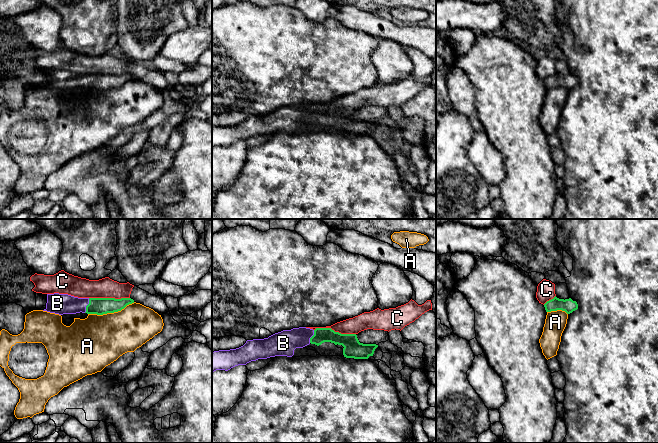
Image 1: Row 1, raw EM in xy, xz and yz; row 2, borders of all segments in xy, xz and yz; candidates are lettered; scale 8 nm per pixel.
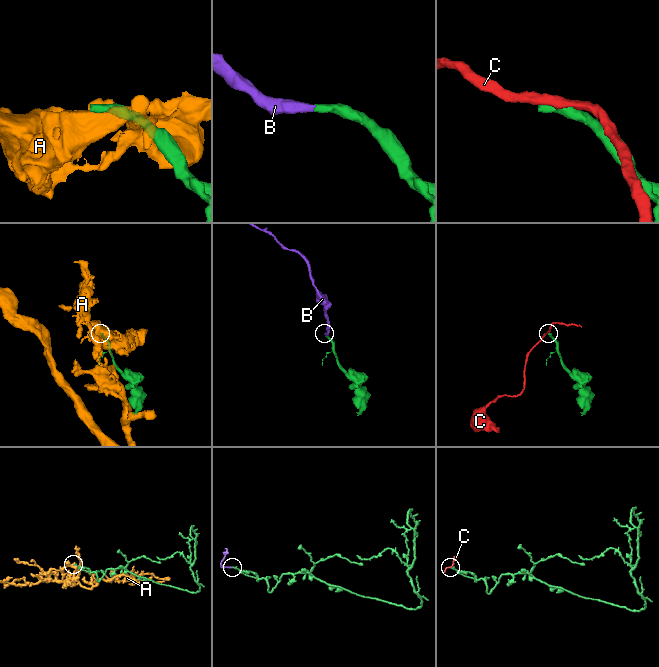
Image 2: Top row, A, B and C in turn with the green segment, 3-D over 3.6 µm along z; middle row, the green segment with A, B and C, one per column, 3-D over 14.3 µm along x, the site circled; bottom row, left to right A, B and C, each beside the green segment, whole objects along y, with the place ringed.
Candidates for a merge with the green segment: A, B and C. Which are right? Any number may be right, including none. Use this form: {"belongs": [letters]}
{"belongs": ["B"]}

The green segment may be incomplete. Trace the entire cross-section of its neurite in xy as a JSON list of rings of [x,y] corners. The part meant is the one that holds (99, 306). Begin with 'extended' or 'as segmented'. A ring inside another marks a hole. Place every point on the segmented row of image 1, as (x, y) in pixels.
extended | [[[47,294],[46,308],[43,311],[63,314],[87,313],[103,315],[121,311],[134,303],[131,298],[78,298],[68,294]]]

